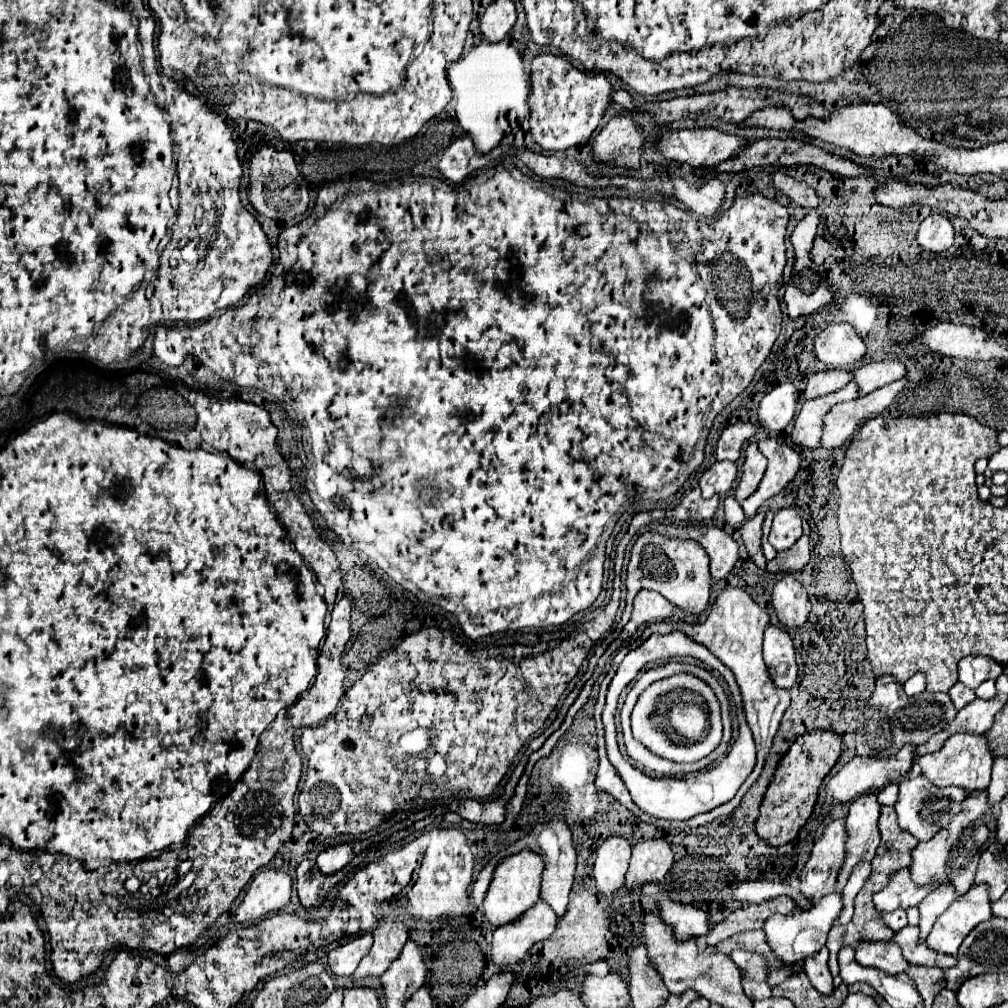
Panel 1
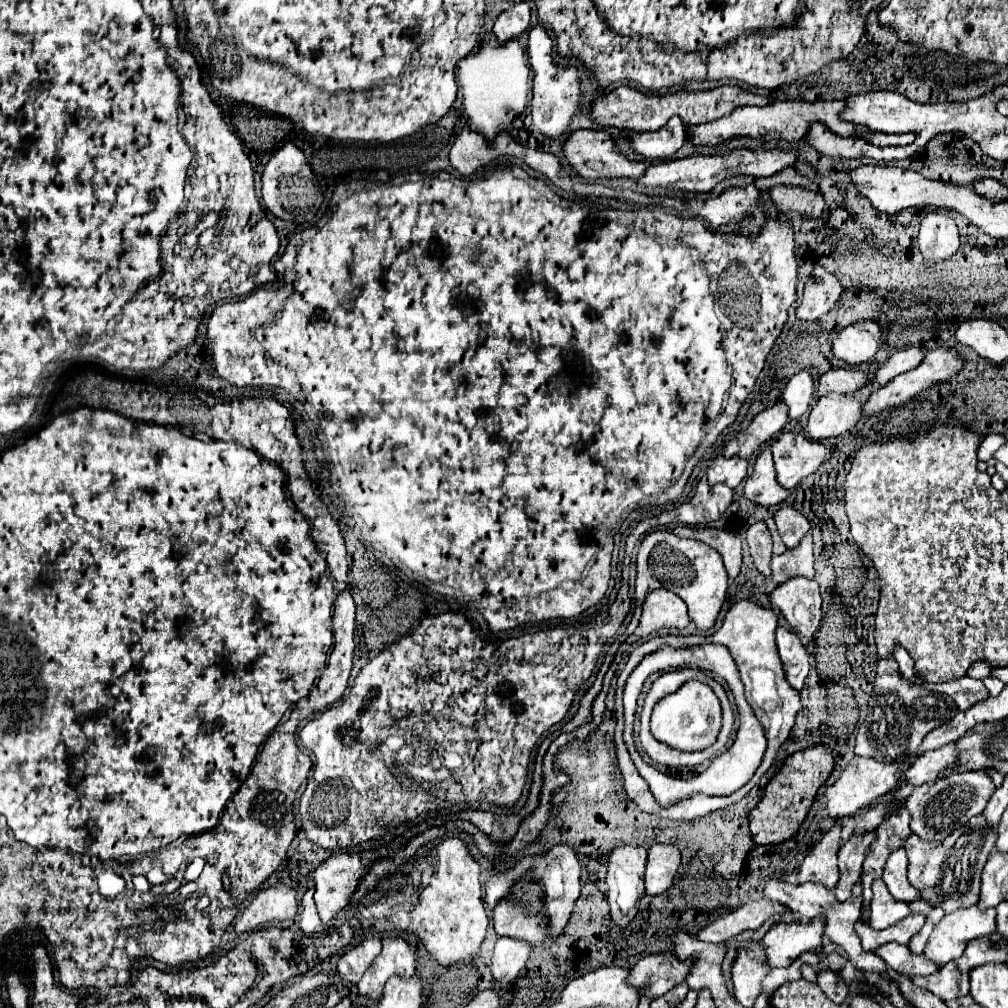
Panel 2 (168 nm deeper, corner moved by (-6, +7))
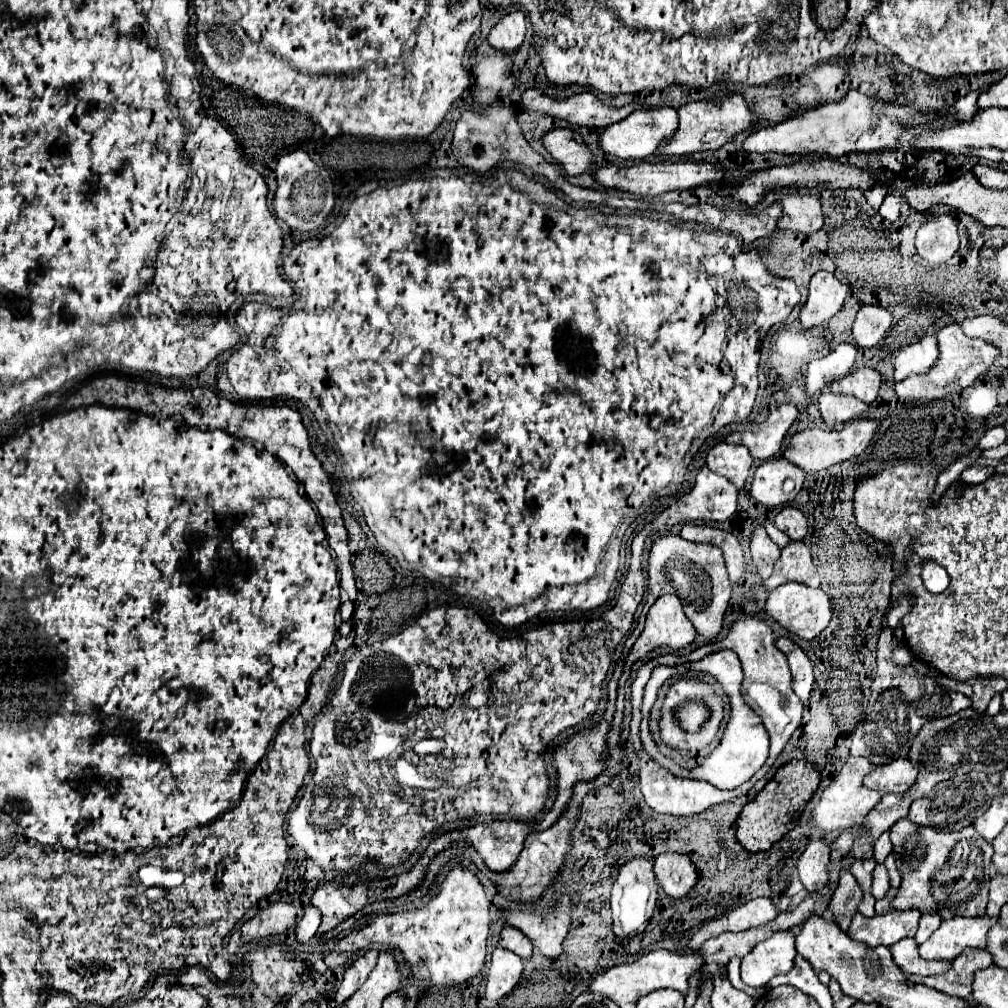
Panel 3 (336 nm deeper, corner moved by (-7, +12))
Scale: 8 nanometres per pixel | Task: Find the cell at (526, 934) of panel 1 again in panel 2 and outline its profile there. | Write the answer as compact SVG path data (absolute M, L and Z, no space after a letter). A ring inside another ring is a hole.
M500 937L494 949L494 957L492 957L492 977L498 985L510 983L512 979L516 979L516 975L524 969L528 957L530 957L530 945L518 939L508 939L508 937Z

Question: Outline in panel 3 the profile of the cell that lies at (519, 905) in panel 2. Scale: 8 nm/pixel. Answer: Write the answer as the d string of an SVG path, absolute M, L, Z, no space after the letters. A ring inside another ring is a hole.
M505 926L501 930L501 936L499 936L499 944L507 950L513 950L515 954L519 954L521 958L529 958L531 952L533 952L533 942L517 928L513 926Z

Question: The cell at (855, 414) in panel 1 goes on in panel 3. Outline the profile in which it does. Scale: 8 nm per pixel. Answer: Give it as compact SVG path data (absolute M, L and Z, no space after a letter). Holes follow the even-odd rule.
M959 324L945 326L937 332L937 342L939 342L939 358L931 366L931 370L923 374L911 374L903 378L901 382L893 384L893 390L899 400L917 400L917 398L945 398L953 392L963 390L965 386L973 384L989 366L991 362L999 356L997 348L991 346L989 342L983 342L981 338L969 338L963 334Z

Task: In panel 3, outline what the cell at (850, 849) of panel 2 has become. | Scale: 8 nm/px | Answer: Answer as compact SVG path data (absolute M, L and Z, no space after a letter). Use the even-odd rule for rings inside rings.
M843 868L841 870L841 876L839 876L839 886L833 892L833 898L831 898L831 904L829 904L829 910L835 916L835 920L837 920L837 924L839 924L839 928L843 932L849 930L851 918L857 912L857 906L861 902L861 896L863 896L861 886L853 878L851 870L849 868Z

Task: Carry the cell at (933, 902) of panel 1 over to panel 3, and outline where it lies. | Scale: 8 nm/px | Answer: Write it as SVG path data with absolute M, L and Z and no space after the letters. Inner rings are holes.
M929 912L929 914L923 914L921 920L919 920L919 930L915 934L915 942L917 944L923 944L941 924L941 916L937 912Z

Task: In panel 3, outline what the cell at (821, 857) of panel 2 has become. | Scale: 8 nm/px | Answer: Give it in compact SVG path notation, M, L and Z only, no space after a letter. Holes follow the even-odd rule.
M817 838L811 840L805 852L799 856L797 872L803 886L809 892L817 892L829 882L829 874L827 874L829 854L831 854L831 844L825 838Z

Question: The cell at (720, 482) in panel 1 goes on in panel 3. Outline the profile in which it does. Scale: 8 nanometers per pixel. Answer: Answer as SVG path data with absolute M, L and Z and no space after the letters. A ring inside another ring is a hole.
M721 442L709 450L707 466L711 472L725 476L735 488L743 488L753 466L753 458L745 446Z

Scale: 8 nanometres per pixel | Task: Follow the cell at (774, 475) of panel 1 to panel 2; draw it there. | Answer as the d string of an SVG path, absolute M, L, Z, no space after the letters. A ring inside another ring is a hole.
M782 433L772 445L778 481L786 489L794 489L804 477L812 475L824 461L832 457L832 447L822 441L804 437L802 433Z

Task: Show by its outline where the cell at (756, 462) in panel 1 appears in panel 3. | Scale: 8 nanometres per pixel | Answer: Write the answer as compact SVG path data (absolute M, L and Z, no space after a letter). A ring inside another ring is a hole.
M771 458L755 468L751 496L769 508L791 502L805 480L805 472L785 458Z

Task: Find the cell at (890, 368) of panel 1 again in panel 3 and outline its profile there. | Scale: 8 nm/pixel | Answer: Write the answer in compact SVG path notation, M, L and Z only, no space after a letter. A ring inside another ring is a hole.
M925 336L923 340L909 344L899 350L895 358L895 372L893 378L905 378L909 374L925 372L933 362L937 360L937 338L935 336Z

